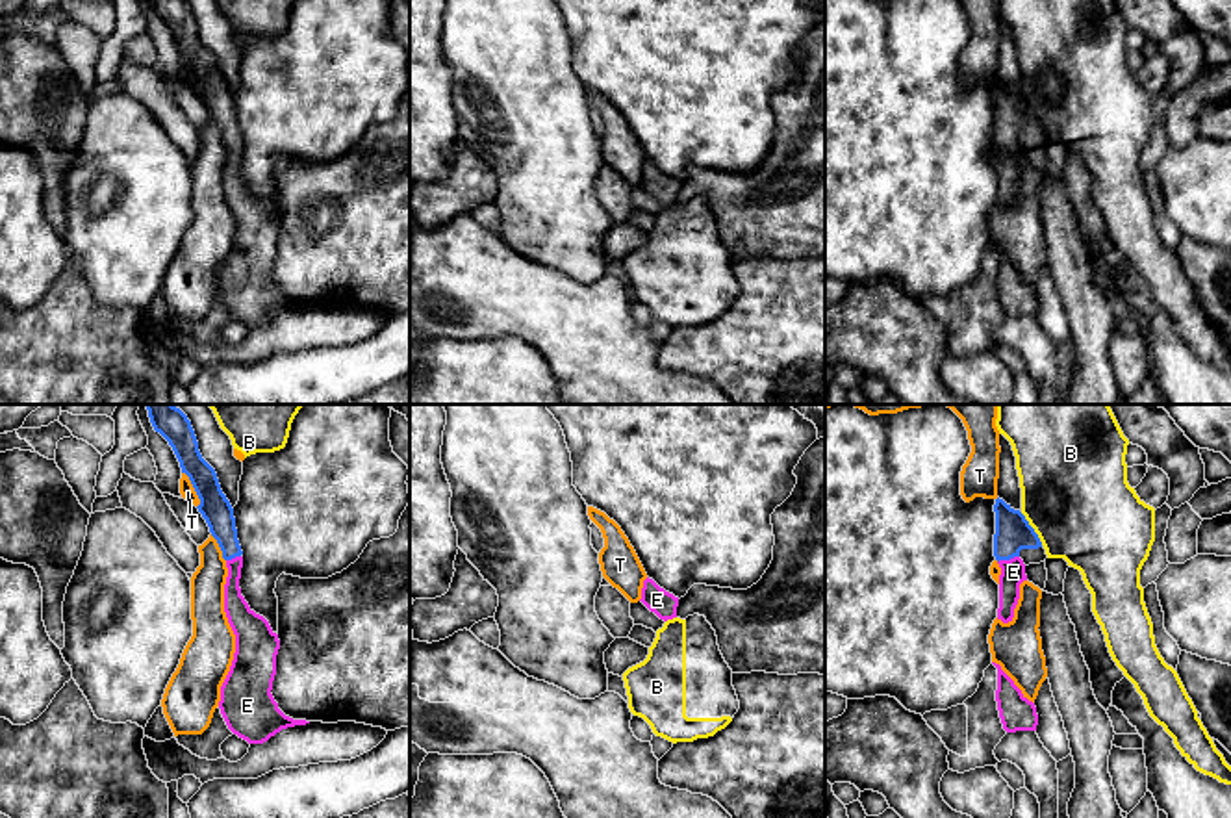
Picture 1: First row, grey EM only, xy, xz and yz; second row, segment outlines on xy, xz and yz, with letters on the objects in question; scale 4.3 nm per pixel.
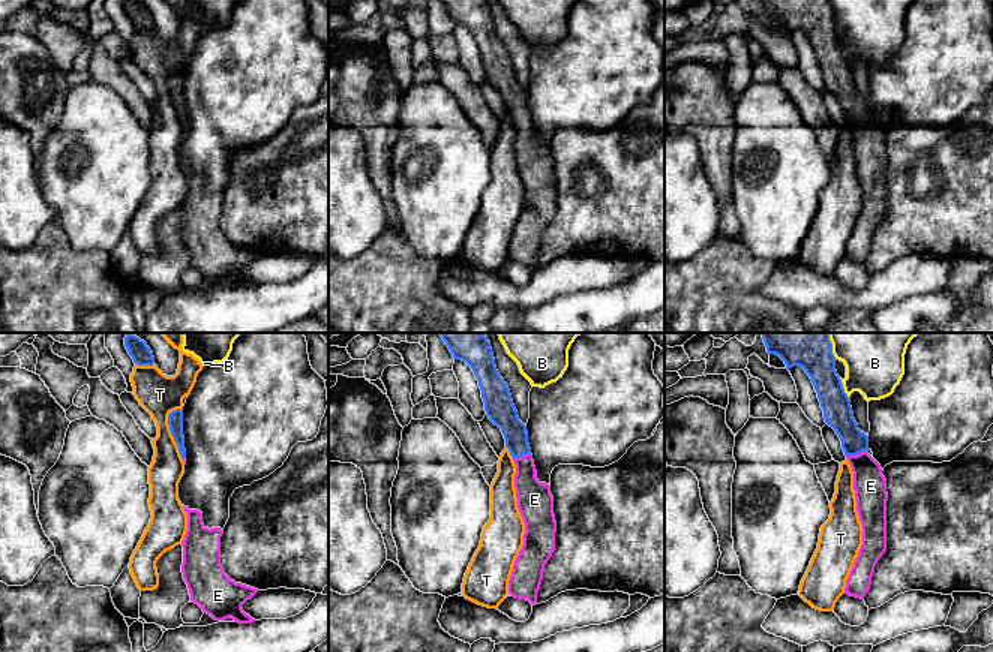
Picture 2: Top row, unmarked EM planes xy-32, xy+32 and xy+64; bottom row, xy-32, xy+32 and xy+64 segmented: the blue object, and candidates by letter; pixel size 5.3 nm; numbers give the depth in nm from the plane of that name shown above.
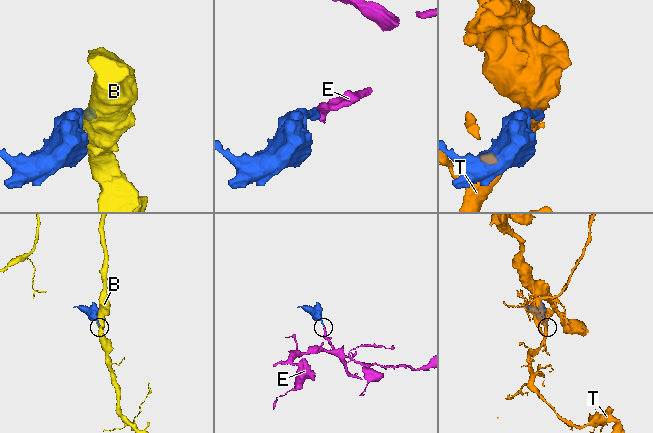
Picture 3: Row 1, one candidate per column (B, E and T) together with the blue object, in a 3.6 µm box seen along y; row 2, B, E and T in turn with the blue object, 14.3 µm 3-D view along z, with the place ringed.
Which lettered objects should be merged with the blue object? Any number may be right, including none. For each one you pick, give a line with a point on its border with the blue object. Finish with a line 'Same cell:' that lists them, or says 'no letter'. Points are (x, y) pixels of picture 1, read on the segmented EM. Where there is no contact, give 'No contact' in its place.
E: Touches blue at yz (1007, 559)
Same cell: E

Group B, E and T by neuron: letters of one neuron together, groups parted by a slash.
B / E / T

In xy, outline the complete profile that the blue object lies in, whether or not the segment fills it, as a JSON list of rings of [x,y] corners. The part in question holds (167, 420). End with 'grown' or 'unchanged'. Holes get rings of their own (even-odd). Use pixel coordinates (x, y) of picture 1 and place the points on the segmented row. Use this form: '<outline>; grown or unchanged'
[[[139,404],[148,410],[150,423],[172,447],[182,473],[185,473],[200,499],[197,506],[206,519],[211,536],[217,540],[222,558],[226,560],[228,577],[224,584],[224,612],[235,634],[235,653],[230,671],[221,686],[219,709],[228,729],[248,744],[263,744],[276,733],[295,725],[306,725],[306,720],[293,720],[286,716],[274,701],[271,690],[276,675],[276,655],[280,649],[278,634],[271,629],[269,621],[256,614],[241,595],[239,579],[243,568],[243,551],[237,540],[234,508],[221,490],[215,469],[202,458],[198,441],[191,421],[174,404]]]; grown

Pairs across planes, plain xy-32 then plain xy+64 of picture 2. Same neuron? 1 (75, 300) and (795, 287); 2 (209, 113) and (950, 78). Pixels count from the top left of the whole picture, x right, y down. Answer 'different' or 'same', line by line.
1: different
2: same

